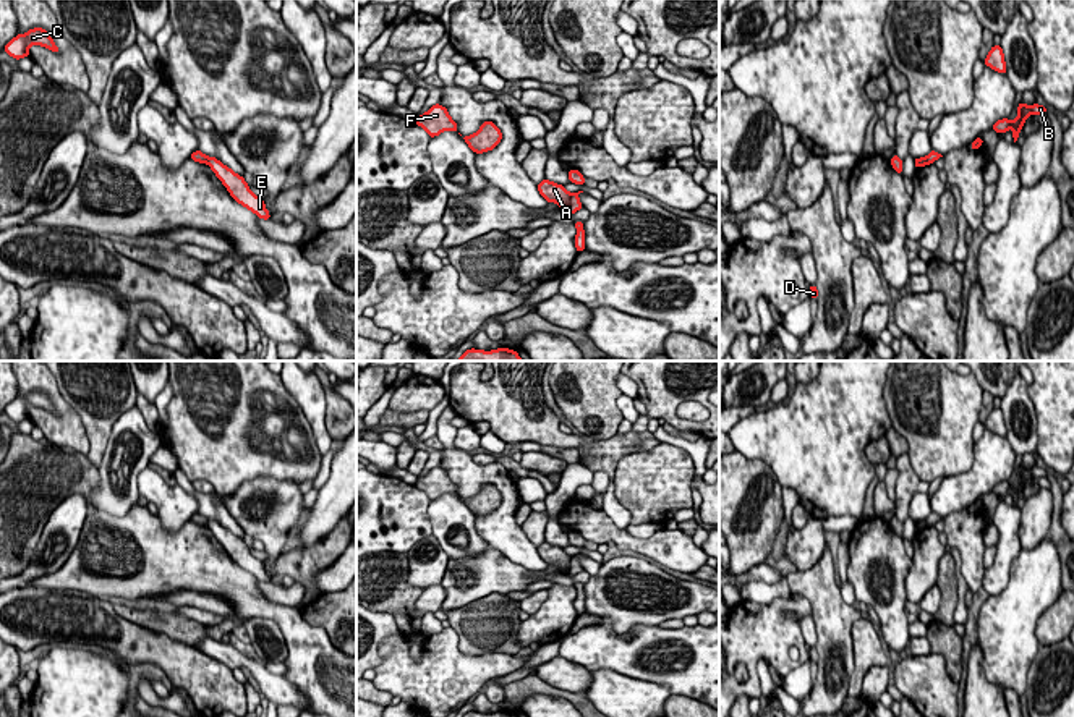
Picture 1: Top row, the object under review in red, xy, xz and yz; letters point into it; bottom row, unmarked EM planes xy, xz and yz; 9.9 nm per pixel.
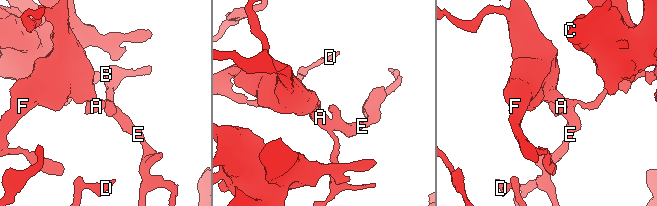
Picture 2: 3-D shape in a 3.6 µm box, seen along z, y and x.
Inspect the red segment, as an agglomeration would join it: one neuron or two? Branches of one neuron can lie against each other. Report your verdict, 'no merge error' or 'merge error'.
merge error

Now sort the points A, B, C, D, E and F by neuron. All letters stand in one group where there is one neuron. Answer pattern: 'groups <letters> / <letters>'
groups A F / B C D E

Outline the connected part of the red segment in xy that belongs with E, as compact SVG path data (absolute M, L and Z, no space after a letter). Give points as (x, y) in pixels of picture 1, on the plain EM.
M207 520L207 528L212 531L212 534L217 537L217 541L224 545L227 554L238 566L254 575L258 581L264 583L271 581L271 576L264 568L264 562L251 555L243 539L237 537L227 528L219 524L215 520Z

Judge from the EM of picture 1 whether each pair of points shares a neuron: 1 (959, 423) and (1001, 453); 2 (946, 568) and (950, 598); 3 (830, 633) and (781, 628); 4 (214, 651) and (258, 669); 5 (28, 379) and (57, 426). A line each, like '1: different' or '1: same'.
1: different
2: same
3: different
4: same
5: same

